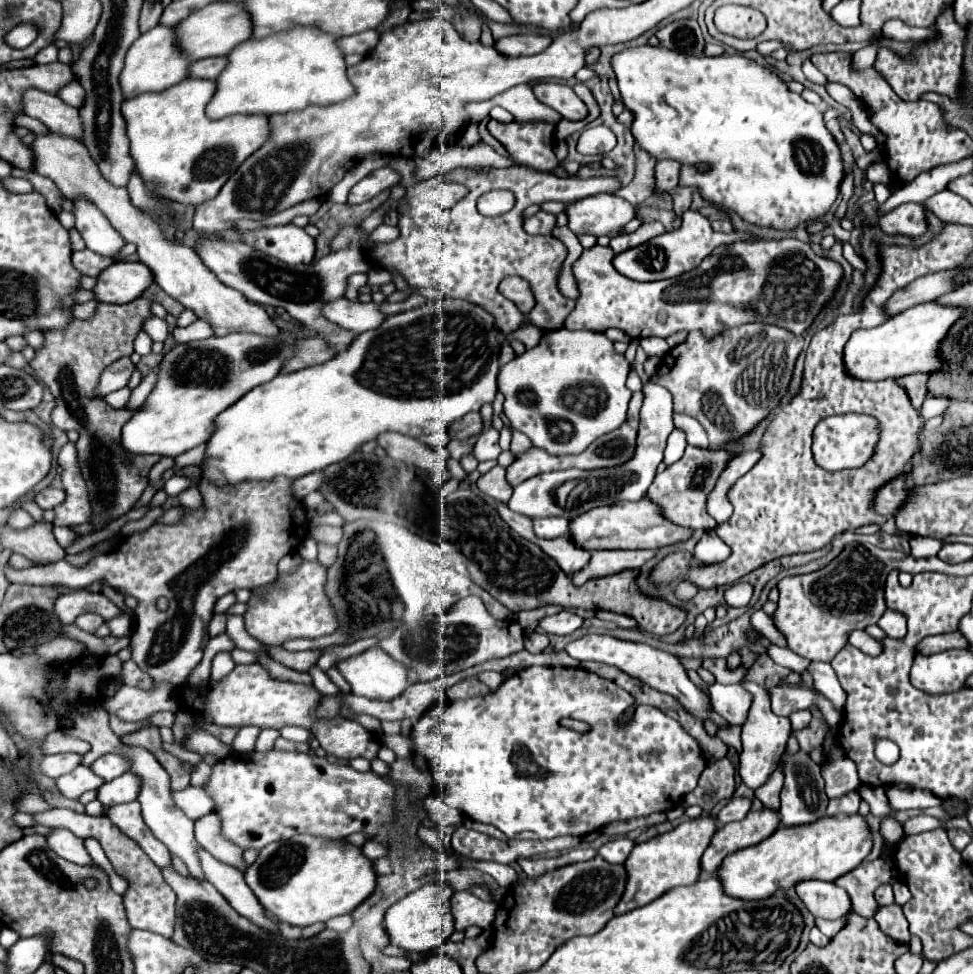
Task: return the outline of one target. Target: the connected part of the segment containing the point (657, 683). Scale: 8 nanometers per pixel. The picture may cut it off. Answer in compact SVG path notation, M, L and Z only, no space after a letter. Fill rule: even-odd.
M587 634L579 640L573 640L571 644L567 644L567 654L579 662L587 662L587 660L593 660L593 662L603 662L603 664L609 664L609 666L617 666L619 670L631 674L633 678L639 678L641 682L647 682L651 688L659 690L659 692L665 692L665 694L671 694L673 698L677 698L687 710L691 710L691 714L699 716L699 718L711 718L717 722L717 726L723 726L723 718L719 718L719 714L715 714L711 710L711 704L709 704L709 698L689 680L685 668L681 666L679 658L669 654L669 652L663 652L663 650L657 650L649 644L639 644L639 642L627 642L627 640L619 640L615 636L607 636L607 634Z

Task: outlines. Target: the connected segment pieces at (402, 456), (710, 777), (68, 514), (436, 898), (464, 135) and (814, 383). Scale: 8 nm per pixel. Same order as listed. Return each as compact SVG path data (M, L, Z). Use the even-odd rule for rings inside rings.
M387 432L377 438L377 444L395 460L403 464L413 464L417 468L427 470L437 484L445 484L451 480L447 470L447 460L439 456L429 444L419 442L417 438Z
M727 758L711 760L707 764L707 770L701 774L697 788L685 796L685 804L687 806L697 804L703 808L703 812L713 812L713 808L721 800L733 794L735 790L733 776L735 776L735 766Z
M65 444L59 452L57 462L63 468L63 488L65 488L65 502L55 508L55 526L77 526L89 522L91 506L87 498L87 488L83 486L83 478L79 474L77 464L77 450L75 444Z
M435 880L435 882L427 882L427 884L419 886L415 892L411 892L405 898L401 898L399 902L395 902L385 914L385 928L387 928L391 942L409 952L427 952L427 950L441 946L455 930L453 914L451 914L453 892L455 890L447 882Z
M477 124L467 126L467 128L461 132L461 136L459 136L459 144L461 144L461 146L475 146L475 144L479 144L479 142L481 142L481 138L479 138L479 134L477 134Z
M933 240L921 248L879 244L879 264L879 278L863 300L861 312L837 316L833 324L813 334L805 354L799 394L793 396L789 404L781 404L779 412L773 414L759 446L763 456L731 488L729 498L735 512L717 528L719 536L733 550L733 554L725 562L711 566L693 566L691 554L685 552L669 554L651 574L653 582L671 582L679 576L685 576L699 588L733 584L775 558L819 550L841 532L853 532L863 524L883 524L887 520L871 508L873 498L879 488L903 476L905 466L911 464L913 456L921 450L919 432L923 430L925 420L921 412L911 406L907 390L895 378L867 382L847 374L843 364L843 348L855 330L875 328L887 320L885 302L891 298L893 290L901 290L915 278L941 270L943 266L939 256L933 256ZM845 412L875 414L875 418L881 420L883 438L879 440L875 458L871 458L867 466L827 472L811 458L811 432L819 420Z

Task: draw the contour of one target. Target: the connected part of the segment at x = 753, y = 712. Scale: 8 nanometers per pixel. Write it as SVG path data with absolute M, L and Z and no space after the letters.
M742 681L741 684L753 694L753 704L751 704L747 722L743 724L743 732L741 732L743 750L739 754L739 776L751 790L757 790L775 772L779 754L785 750L787 738L791 734L791 722L789 718L781 718L771 712L770 694L767 690L754 682Z

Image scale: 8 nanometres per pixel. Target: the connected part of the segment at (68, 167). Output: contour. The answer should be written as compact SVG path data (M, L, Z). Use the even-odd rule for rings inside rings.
M49 134L49 136L37 136L35 142L31 144L31 150L35 154L35 172L51 178L67 200L85 198L91 204L95 204L111 222L111 226L123 236L125 242L137 244L139 262L143 262L145 266L151 266L155 274L155 282L171 298L179 300L185 308L195 310L195 314L201 320L209 322L215 330L215 336L227 336L233 332L255 332L263 336L279 334L279 328L273 324L273 320L269 318L263 306L249 302L237 290L221 284L215 278L215 274L211 274L211 270L203 266L201 258L195 254L193 248L167 240L159 224L131 204L127 188L111 186L111 182L103 178L103 174L99 172L99 168L95 166L93 158L89 156L87 148L81 142L63 138L59 134Z

